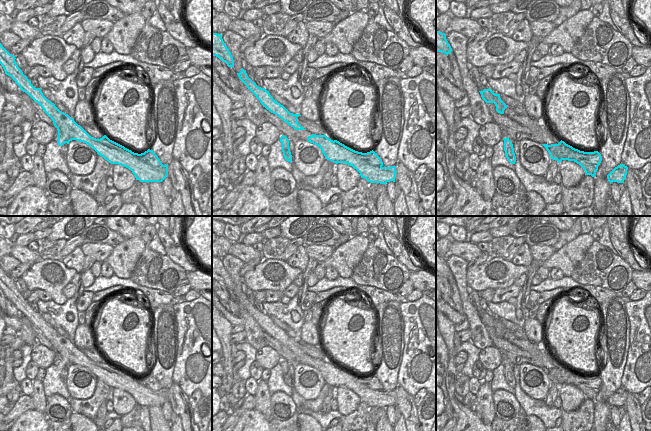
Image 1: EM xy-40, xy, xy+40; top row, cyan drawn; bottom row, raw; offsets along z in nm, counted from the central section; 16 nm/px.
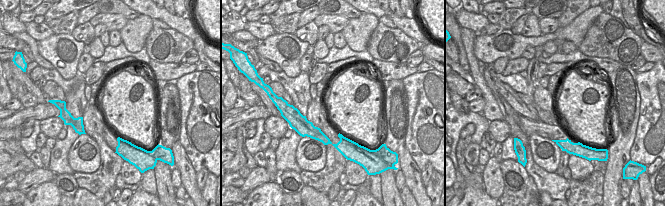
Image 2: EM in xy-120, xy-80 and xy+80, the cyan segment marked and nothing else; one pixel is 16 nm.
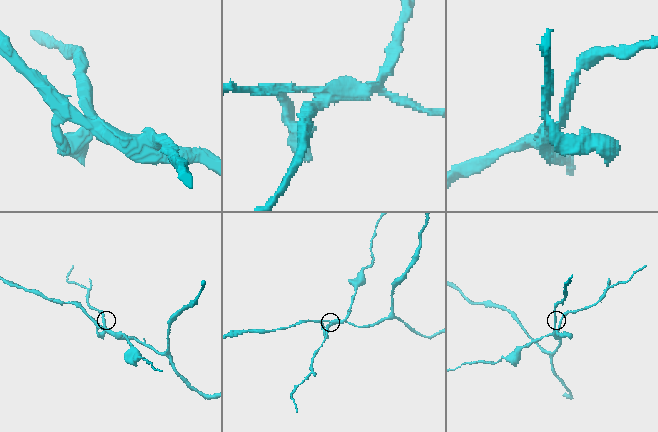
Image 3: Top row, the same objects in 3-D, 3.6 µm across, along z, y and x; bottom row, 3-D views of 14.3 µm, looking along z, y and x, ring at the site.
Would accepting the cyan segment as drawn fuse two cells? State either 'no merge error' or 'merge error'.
merge error

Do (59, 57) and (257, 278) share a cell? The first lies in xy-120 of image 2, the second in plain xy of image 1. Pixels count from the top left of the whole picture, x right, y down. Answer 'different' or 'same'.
same

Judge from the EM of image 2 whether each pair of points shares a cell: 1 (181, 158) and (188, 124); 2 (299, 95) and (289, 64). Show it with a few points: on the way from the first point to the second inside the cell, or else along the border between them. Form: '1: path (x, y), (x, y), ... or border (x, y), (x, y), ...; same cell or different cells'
1: border (178, 140), (193, 167); different cells
2: border (282, 70), (288, 76), (296, 77); different cells

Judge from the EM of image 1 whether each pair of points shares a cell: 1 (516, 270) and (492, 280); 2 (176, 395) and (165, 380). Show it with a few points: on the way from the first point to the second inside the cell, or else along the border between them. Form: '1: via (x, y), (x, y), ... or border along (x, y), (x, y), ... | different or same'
1: via (510, 271), (498, 278) | same
2: border along (173, 382), (168, 388) | different

